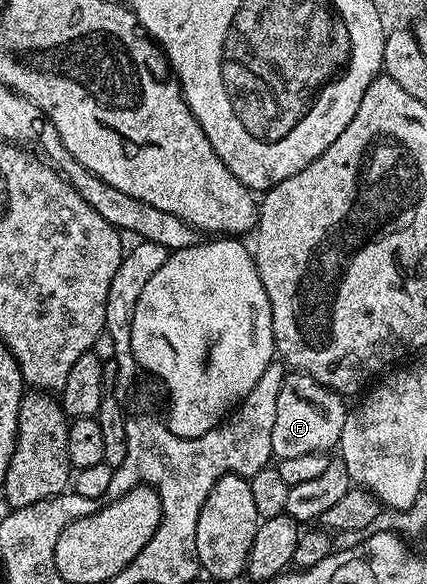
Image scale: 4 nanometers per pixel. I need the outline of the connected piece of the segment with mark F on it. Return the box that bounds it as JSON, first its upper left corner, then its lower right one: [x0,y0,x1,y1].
[271,373,347,458]

